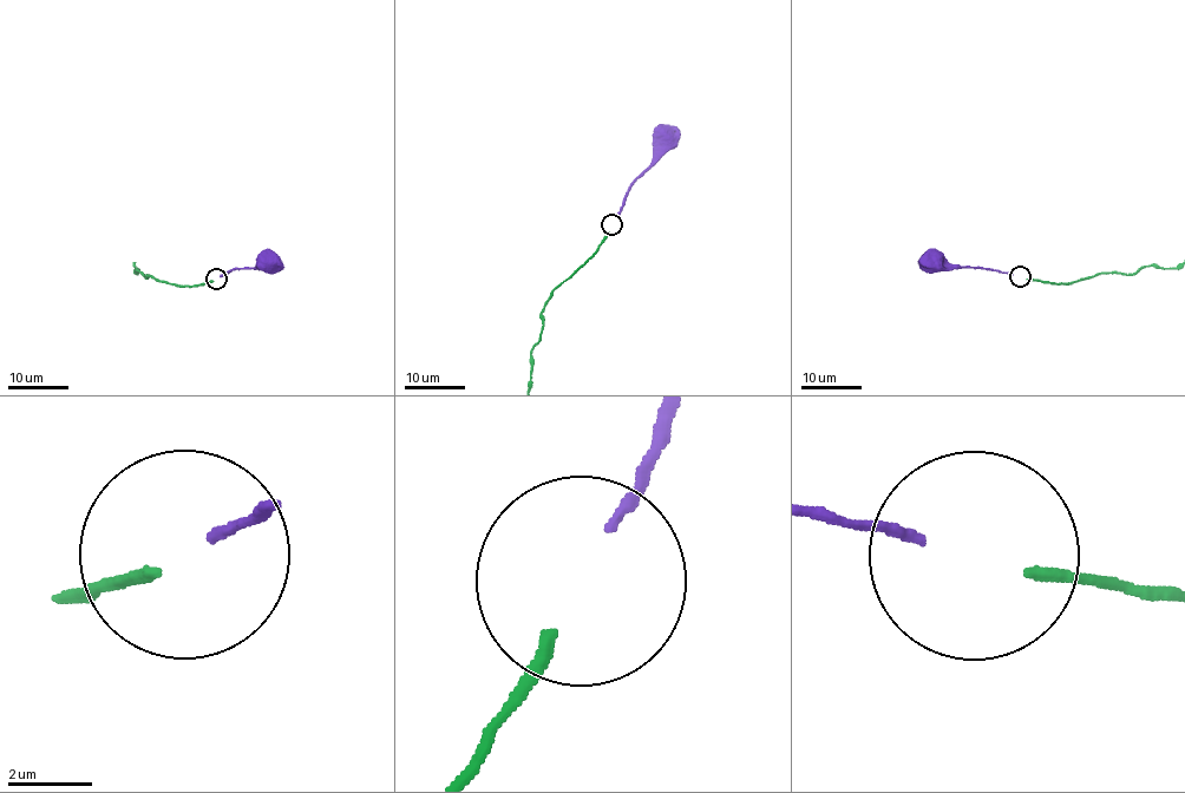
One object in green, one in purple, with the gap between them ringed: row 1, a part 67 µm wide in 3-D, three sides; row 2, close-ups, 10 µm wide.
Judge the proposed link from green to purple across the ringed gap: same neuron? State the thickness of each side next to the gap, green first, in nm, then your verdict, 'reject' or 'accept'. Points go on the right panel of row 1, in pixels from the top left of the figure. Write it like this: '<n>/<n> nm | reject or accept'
320/240 nm | accept

